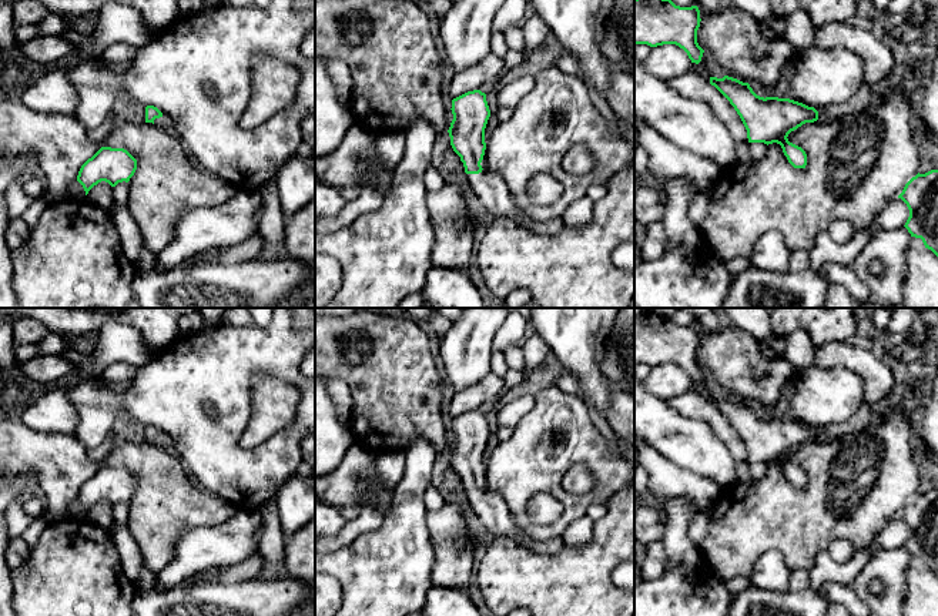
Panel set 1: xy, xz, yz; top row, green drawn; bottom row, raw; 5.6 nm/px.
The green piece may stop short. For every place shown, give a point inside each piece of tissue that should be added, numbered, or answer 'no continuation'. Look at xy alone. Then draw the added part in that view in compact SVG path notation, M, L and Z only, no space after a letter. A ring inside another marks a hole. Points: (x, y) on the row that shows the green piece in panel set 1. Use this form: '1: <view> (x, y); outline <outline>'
1: xy (163, 121); outline M163 116L160 118L155 118L154 120L154 124L155 125L160 125L160 127L174 127L172 120L170 117L167 117L167 116Z

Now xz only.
1: xz (492, 193); outline M488 170L479 174L468 174L468 185L475 191L478 202L493 218L512 218L517 225L545 235L560 232L563 218L552 218L549 221L536 221L525 215L516 205L516 198L510 194L505 180Z

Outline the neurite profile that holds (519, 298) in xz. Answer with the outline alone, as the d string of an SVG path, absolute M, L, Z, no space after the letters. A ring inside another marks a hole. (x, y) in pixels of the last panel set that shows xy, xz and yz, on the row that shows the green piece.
M527 289L513 291L503 302L506 308L523 308L532 301L532 294Z

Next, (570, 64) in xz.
M567 54L565 57L560 57L556 63L555 67L557 67L559 70L567 73L567 74L573 74L576 77L579 77L580 80L584 80L584 70L579 61L579 58L574 54Z

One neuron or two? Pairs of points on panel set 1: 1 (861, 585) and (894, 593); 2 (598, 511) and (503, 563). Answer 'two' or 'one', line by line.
1: one
2: two

